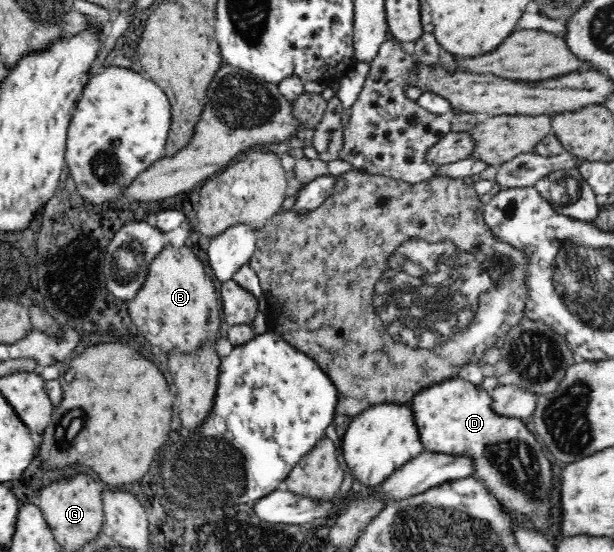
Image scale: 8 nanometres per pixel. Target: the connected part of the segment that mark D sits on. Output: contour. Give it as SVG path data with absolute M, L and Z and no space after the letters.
M460 377L434 384L414 395L410 401L414 410L414 421L418 426L423 448L426 452L436 452L454 457L467 457L471 461L471 475L485 484L486 491L499 501L502 511L509 513L511 522L519 529L535 531L540 535L550 535L554 527L552 515L552 462L546 458L540 440L523 420L494 412L492 396L484 388Z

